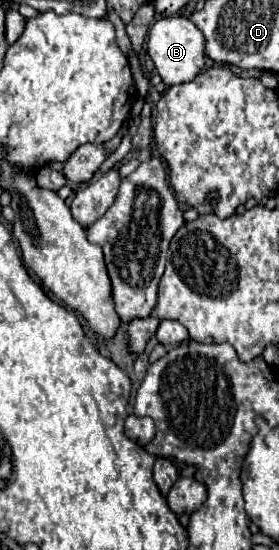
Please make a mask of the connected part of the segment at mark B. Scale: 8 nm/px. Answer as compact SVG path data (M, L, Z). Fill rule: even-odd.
M164 16L156 20L148 30L146 50L152 56L156 72L162 76L166 86L194 80L194 76L204 68L206 62L202 32L194 26L194 22L184 16Z

